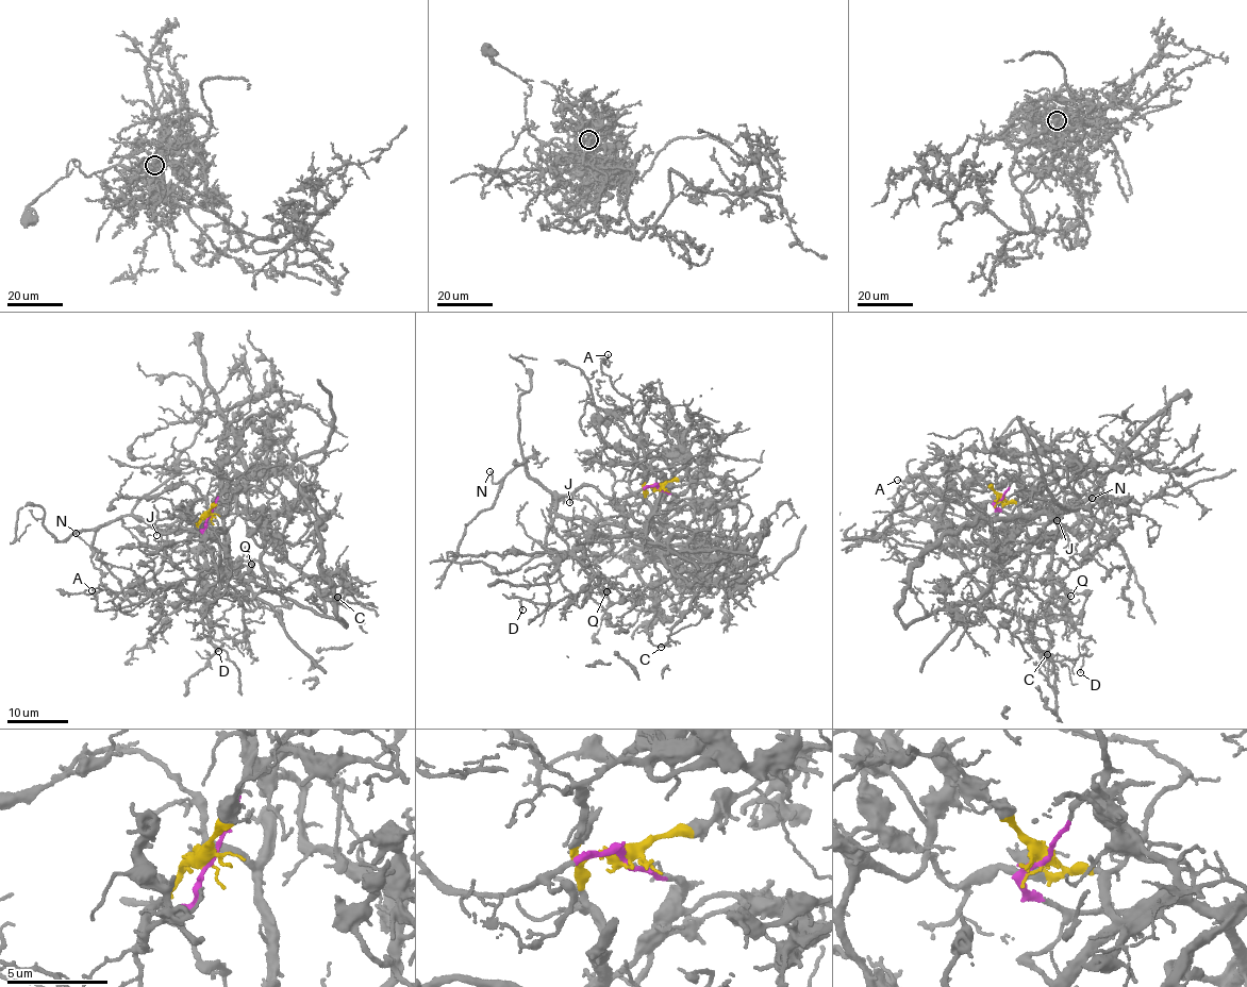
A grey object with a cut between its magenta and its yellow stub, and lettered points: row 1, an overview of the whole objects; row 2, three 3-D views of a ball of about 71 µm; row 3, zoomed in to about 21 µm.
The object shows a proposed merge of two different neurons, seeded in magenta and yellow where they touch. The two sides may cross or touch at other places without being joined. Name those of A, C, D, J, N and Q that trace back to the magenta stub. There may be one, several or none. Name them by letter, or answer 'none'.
J, N

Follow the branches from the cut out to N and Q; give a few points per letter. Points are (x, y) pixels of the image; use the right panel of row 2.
N: (1000, 499), (997, 508), (1023, 516), (1041, 501), (1071, 501), (1075, 494), (1065, 504), (1085, 516), (1093, 498)
Q: (1000, 499), (1015, 502), (1028, 517), (1044, 511), (1052, 515), (1059, 532), (1045, 594), (1063, 606), (1071, 595)

